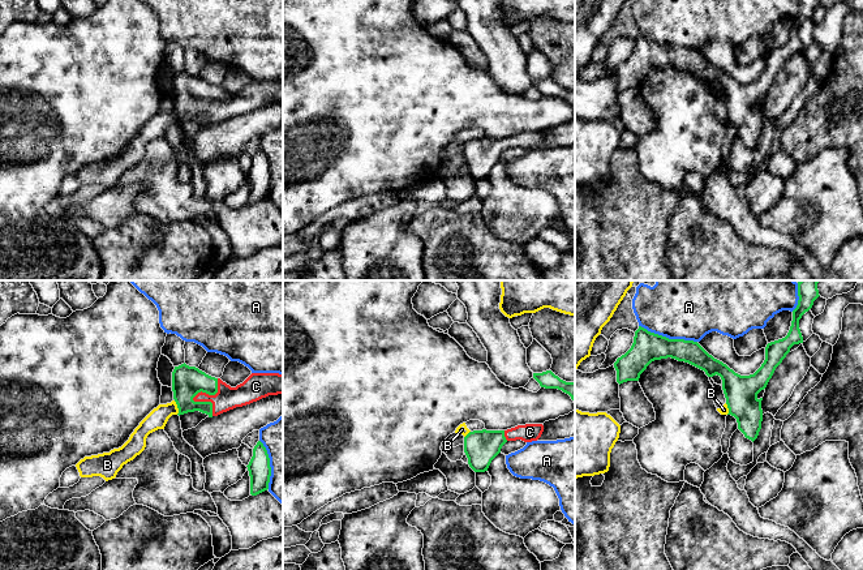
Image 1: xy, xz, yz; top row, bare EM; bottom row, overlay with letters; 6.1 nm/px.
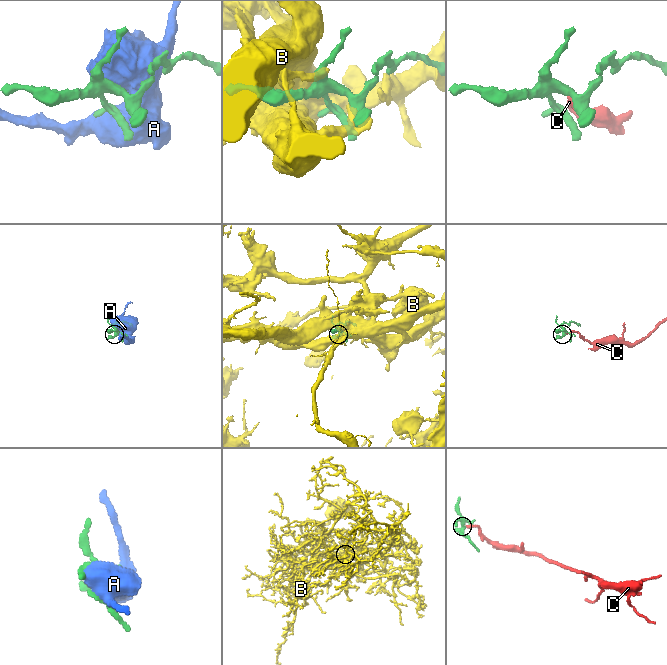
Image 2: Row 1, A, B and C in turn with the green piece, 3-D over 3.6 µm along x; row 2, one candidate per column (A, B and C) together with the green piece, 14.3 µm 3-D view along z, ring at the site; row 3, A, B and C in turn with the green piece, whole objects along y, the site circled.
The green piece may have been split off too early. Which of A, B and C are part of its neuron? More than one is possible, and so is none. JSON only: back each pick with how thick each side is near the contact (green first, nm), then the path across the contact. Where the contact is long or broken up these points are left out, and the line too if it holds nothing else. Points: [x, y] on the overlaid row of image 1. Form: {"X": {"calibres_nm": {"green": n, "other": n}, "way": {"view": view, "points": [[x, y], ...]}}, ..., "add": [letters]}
{"C": {"calibres_nm": {"green": 190, "other": 150}, "way": {"view": "xy", "points": [[188, 381], [196, 394], [227, 398]]}}, "add": ["C"]}

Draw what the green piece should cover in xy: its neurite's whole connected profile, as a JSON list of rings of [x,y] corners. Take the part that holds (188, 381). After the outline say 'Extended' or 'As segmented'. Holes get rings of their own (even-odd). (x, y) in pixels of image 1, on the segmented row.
[[[184,363],[172,372],[172,391],[179,416],[199,411],[212,417],[269,395],[283,394],[283,374],[252,373],[242,383],[231,387]]]. Extended

